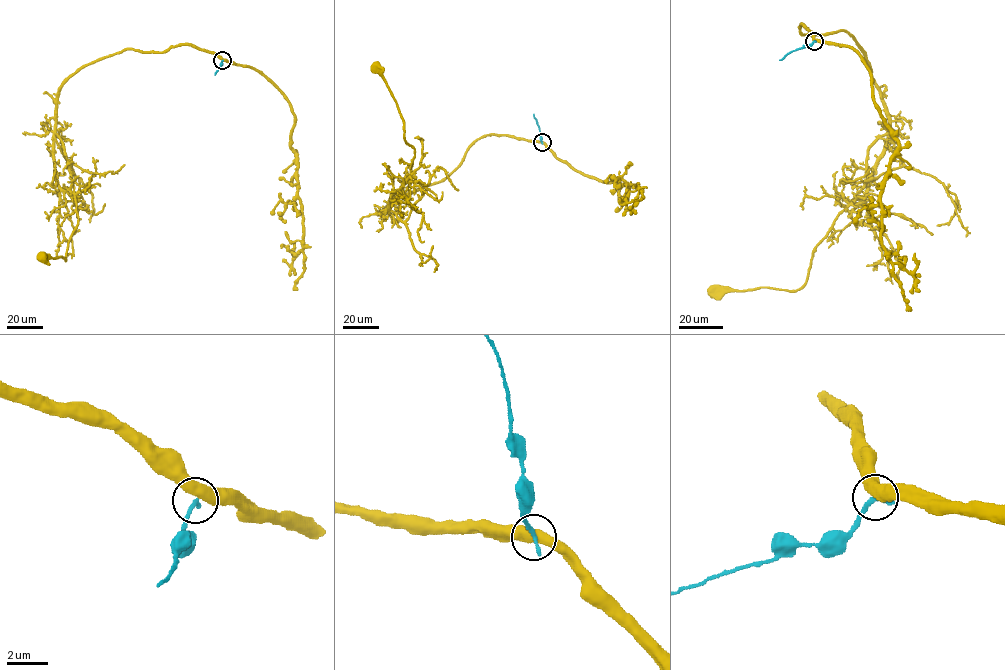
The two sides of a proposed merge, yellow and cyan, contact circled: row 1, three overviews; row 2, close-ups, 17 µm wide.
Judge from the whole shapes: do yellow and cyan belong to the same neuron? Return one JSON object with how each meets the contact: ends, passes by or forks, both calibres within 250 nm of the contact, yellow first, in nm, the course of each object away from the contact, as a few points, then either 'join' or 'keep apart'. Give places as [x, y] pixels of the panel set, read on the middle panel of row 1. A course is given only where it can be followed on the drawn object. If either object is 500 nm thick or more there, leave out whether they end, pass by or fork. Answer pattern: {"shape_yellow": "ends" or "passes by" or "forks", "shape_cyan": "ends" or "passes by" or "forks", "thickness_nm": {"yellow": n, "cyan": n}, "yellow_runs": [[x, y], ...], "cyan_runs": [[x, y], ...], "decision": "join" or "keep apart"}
{"thickness_nm": {"yellow": 500, "cyan": 240}, "yellow_runs": [[541, 142], [506, 135], [477, 139], [447, 176], [393, 198], [389, 212], [408, 185], [415, 149], [376, 67]], "cyan_runs": [[541, 142], [533, 114]], "decision": "keep apart"}

